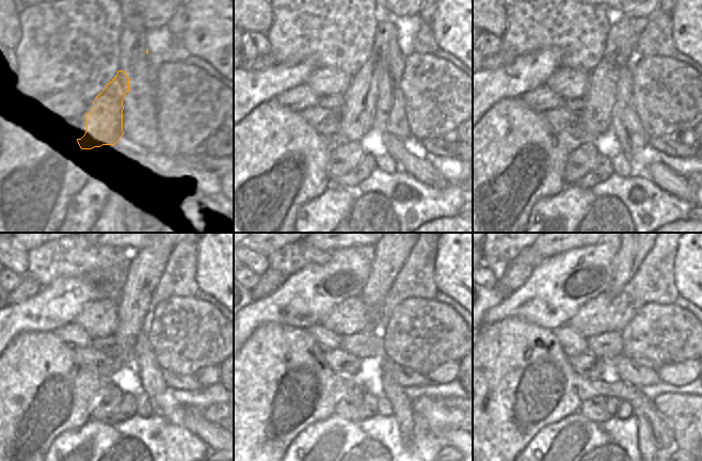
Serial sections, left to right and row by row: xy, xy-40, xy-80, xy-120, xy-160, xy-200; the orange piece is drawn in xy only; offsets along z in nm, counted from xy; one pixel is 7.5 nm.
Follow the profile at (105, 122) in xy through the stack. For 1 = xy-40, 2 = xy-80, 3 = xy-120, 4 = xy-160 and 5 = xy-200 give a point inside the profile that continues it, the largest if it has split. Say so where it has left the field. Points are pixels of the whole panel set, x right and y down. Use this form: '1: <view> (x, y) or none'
1: xy-40 (357, 115)
2: xy-80 (625, 30)
3: xy-120 (146, 267)
4: xy-160 (389, 255)
5: xy-200 (628, 258)

